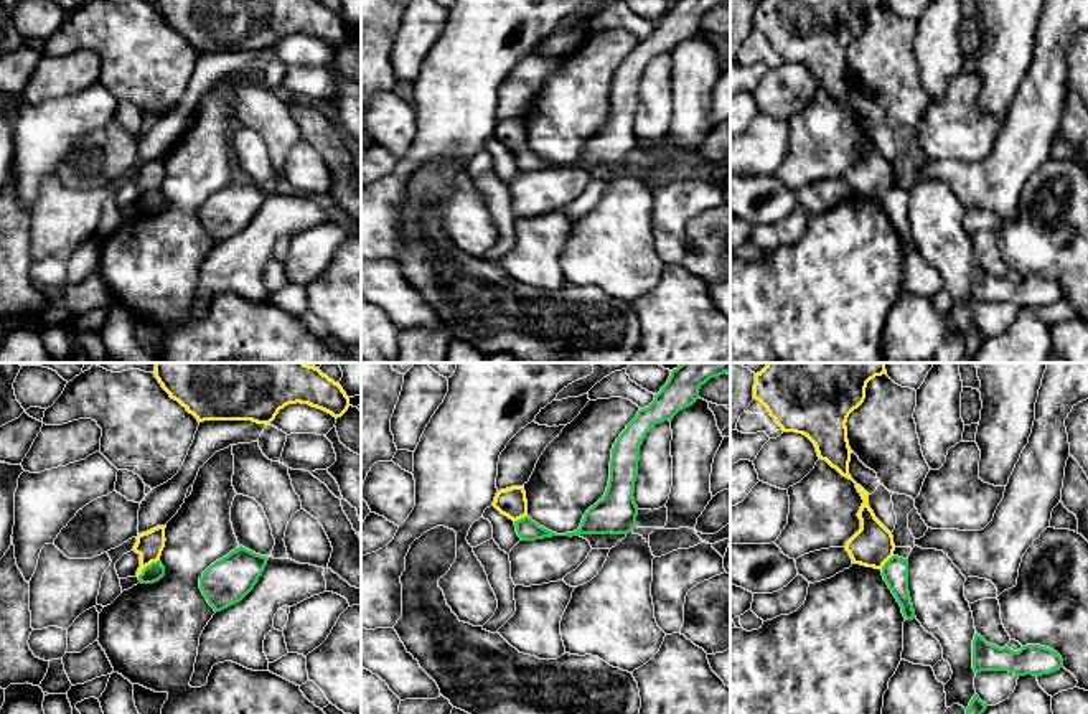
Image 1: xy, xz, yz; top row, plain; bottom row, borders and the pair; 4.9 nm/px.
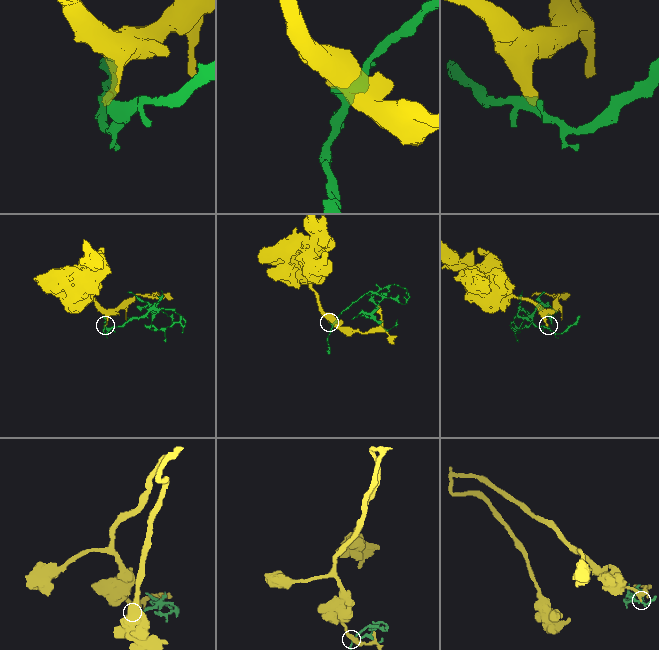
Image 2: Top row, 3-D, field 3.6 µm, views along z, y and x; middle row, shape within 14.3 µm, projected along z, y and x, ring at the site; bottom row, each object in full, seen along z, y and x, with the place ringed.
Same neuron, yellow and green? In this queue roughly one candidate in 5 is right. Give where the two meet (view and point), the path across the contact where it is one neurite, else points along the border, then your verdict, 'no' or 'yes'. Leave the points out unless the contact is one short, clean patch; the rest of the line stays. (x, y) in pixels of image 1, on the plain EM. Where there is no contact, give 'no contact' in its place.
meets yellow in xy at (147, 195); border along xy (159, 190), (152, 192), (137, 206); no

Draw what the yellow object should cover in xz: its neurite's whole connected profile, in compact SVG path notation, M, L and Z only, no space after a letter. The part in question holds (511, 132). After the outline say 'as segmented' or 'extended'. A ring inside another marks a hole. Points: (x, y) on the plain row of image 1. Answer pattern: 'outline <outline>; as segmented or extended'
outline M524 117L499 120L495 127L493 137L513 152L528 147L528 130Z; as segmented

